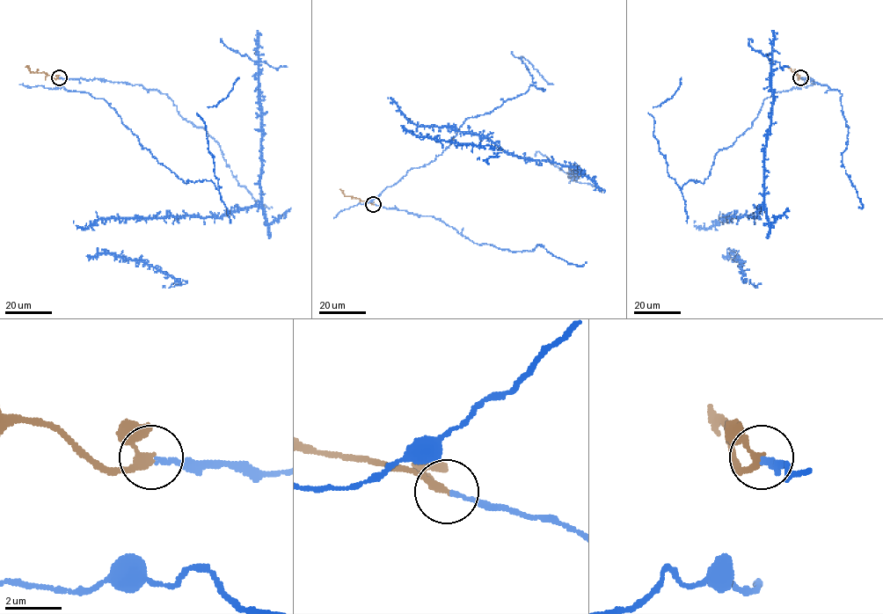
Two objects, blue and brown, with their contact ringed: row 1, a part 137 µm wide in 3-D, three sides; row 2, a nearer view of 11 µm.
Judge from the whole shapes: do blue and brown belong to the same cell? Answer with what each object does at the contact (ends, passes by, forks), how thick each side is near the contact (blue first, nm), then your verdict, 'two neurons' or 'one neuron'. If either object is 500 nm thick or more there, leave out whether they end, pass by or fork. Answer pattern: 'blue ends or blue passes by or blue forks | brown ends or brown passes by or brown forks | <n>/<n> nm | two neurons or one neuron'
blue ends | brown passes by | 140/240 nm | one neuron

